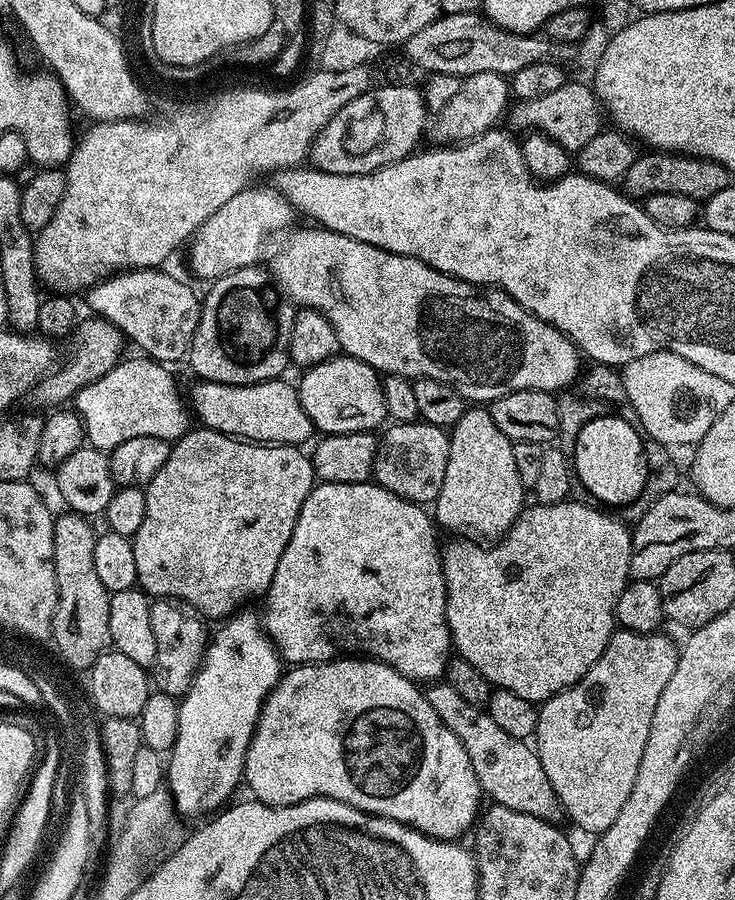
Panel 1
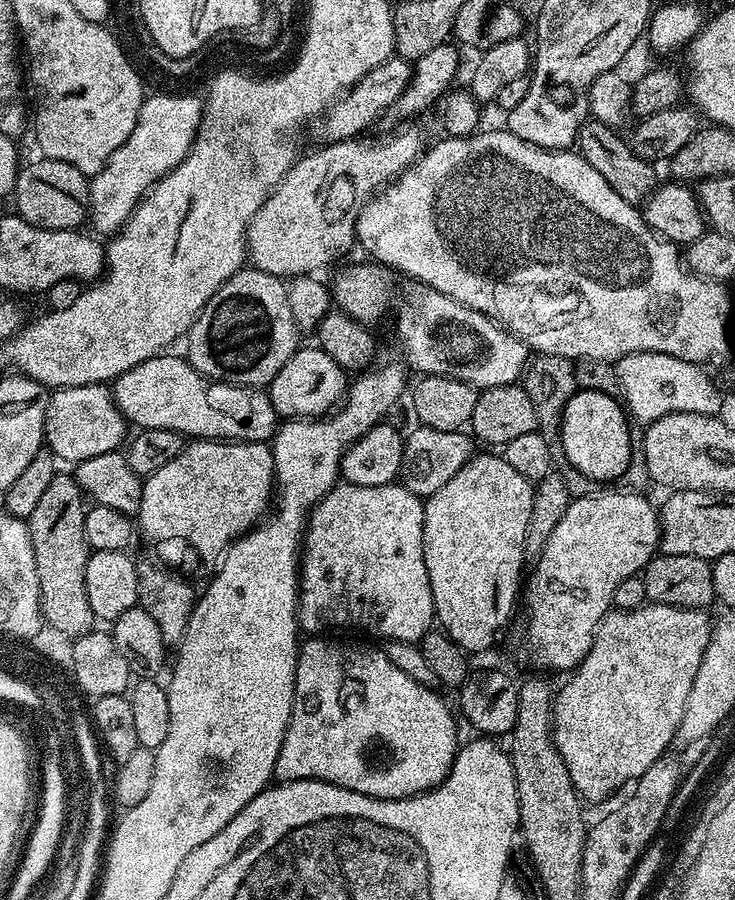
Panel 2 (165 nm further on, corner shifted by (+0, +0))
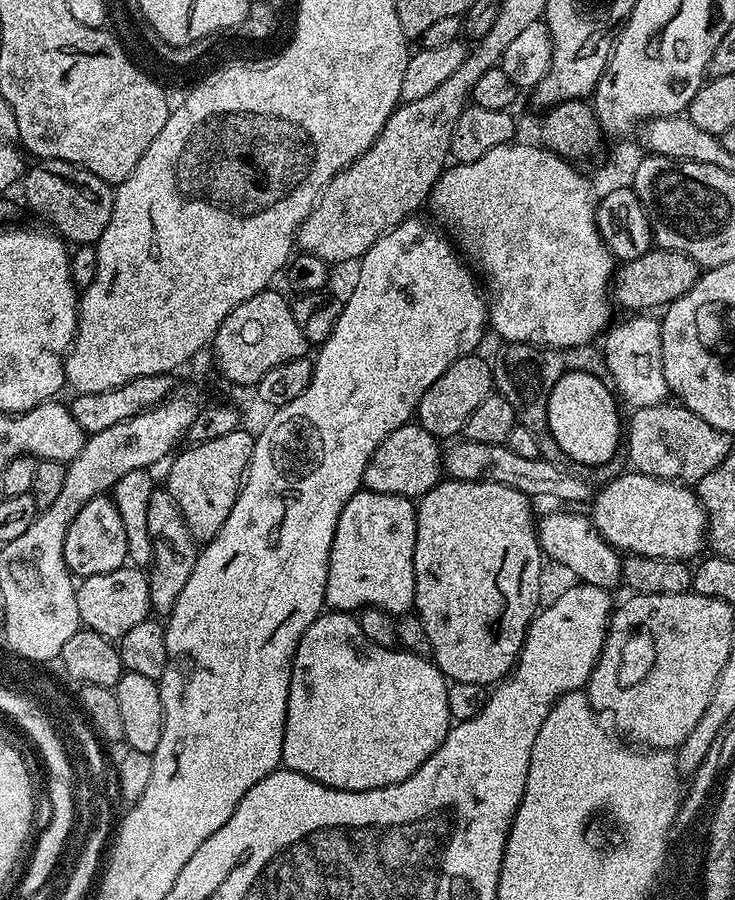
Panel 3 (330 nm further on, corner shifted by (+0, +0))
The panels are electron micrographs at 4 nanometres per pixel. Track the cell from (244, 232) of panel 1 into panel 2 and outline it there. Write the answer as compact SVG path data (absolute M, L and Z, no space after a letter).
M400 126L397 132L380 136L377 140L353 138L328 142L320 146L324 148L309 156L307 153L297 160L295 166L284 176L284 181L273 190L272 197L258 210L258 214L252 216L248 227L247 255L251 267L266 274L291 278L319 273L319 268L342 259L351 250L352 244L354 248L357 243L356 224L361 210L377 192L402 175L411 164L415 164L425 151L426 143L420 137L419 130L404 127L408 126Z

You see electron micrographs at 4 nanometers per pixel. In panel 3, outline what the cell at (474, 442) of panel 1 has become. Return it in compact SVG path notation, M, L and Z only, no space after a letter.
M444 478L444 479L441 479L441 481L440 481L440 483L438 483L438 484L436 484L436 485L435 485L435 486L433 486L433 487L432 487L432 488L431 488L431 489L430 489L430 490L429 490L429 492L428 492L428 493L426 493L426 494L425 494L425 495L424 495L424 496L421 496L421 497L419 497L419 500L418 500L418 503L417 503L417 504L416 504L416 541L415 541L415 542L414 542L414 582L415 582L415 583L416 583L416 603L415 603L415 605L414 605L414 612L415 612L415 615L417 615L417 616L419 616L419 618L420 618L420 621L421 621L421 622L422 622L422 626L426 626L426 638L430 638L430 646L431 646L431 647L432 647L432 655L431 655L431 659L432 659L432 660L433 660L433 661L434 661L434 663L436 663L436 665L438 665L438 666L439 666L439 668L440 668L440 670L441 670L441 672L443 672L443 673L444 673L444 675L445 675L445 677L447 677L447 679L448 679L448 680L449 680L449 681L452 681L452 682L474 682L474 683L475 683L475 684L482 684L482 685L485 685L485 686L492 686L492 685L495 685L495 684L496 684L496 683L497 683L497 682L500 682L500 681L503 681L503 680L504 680L504 679L505 679L505 677L507 677L507 676L508 676L508 675L509 675L509 673L511 673L511 671L512 671L512 669L513 669L513 668L515 668L515 666L516 666L516 661L517 661L517 660L519 660L519 659L520 659L520 649L521 649L521 648L523 648L523 647L524 647L524 640L525 640L525 637L526 637L526 633L527 633L527 630L528 630L528 628L529 628L529 625L530 625L530 624L531 624L531 622L532 622L532 617L533 617L533 616L535 616L535 615L536 615L536 613L537 613L537 611L538 611L538 609L539 609L539 608L540 608L540 607L541 607L541 604L542 604L542 599L541 599L541 600L540 600L540 560L541 560L541 561L542 561L542 553L541 553L541 551L540 551L540 541L539 541L539 539L538 539L538 528L537 528L537 525L536 525L536 524L535 524L535 523L534 523L534 516L533 516L533 520L532 520L532 504L533 504L533 501L532 501L532 500L531 500L531 499L530 499L530 498L529 498L529 496L527 496L527 495L526 495L526 494L522 494L522 493L521 493L521 492L519 492L519 491L518 491L518 490L514 490L514 489L513 489L513 488L511 488L511 487L510 487L510 486L502 486L502 485L501 485L501 484L499 484L499 483L498 483L498 482L486 482L486 481L485 481L485 480L454 480L454 479L451 479L451 478Z

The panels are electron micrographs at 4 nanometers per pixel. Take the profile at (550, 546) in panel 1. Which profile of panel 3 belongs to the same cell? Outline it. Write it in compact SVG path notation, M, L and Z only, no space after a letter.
M628 470L623 476L613 476L604 489L595 493L591 501L590 519L600 531L600 537L613 548L633 556L665 556L671 560L691 561L691 556L701 555L700 547L706 544L708 517L689 485L675 480L659 480L635 470Z

